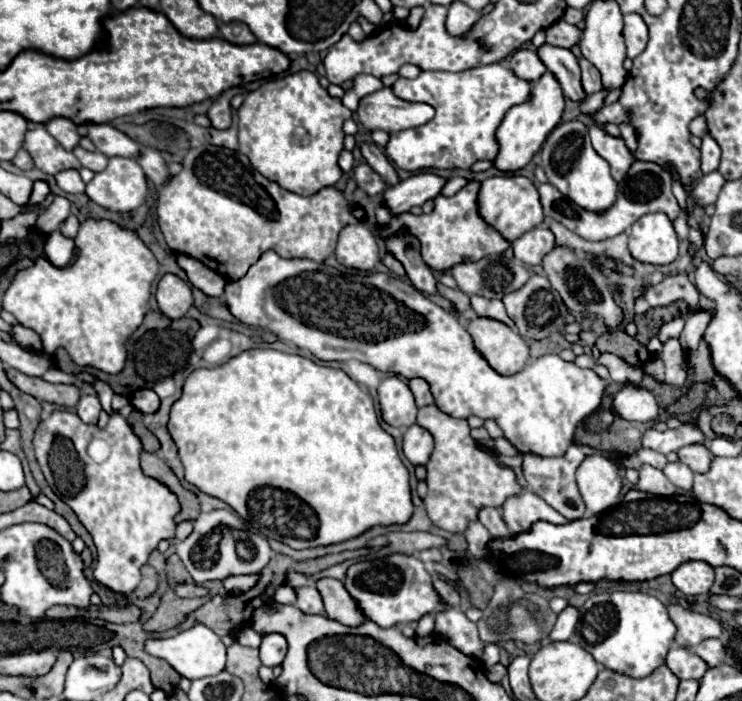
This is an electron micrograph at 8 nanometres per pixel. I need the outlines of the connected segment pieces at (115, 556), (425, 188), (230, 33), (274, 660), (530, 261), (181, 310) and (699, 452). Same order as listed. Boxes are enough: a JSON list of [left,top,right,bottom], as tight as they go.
[[34,410,180,594],[382,172,448,214],[220,22,256,44],[260,634,288,666],[512,228,556,266],[156,274,192,318],[678,444,712,474]]

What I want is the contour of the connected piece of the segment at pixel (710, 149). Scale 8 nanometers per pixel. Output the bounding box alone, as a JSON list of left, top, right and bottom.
[702,134,720,174]

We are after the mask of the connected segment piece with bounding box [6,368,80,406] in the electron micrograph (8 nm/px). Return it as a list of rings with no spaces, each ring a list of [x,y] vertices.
[[[8,368],[6,374],[10,382],[16,384],[16,388],[20,388],[26,394],[32,394],[38,400],[54,402],[60,406],[76,406],[80,400],[80,388],[76,384],[50,384],[42,378],[26,376],[14,368]]]

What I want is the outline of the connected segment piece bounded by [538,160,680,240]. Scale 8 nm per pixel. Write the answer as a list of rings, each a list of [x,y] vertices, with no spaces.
[[[634,160],[626,178],[618,184],[618,198],[616,202],[606,208],[604,212],[588,212],[586,208],[580,208],[578,204],[572,204],[558,188],[554,188],[550,182],[538,184],[540,202],[544,208],[544,214],[560,224],[564,224],[568,230],[576,232],[578,236],[586,240],[606,240],[620,232],[626,232],[640,216],[648,212],[664,212],[670,220],[674,220],[680,212],[680,206],[672,194],[672,176],[666,168],[662,168],[656,162],[642,162]]]

